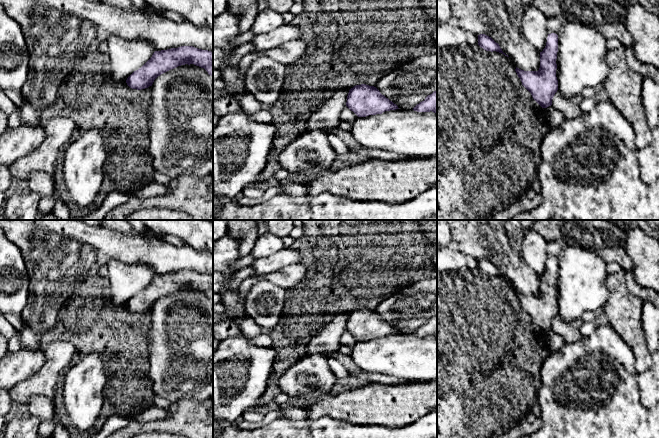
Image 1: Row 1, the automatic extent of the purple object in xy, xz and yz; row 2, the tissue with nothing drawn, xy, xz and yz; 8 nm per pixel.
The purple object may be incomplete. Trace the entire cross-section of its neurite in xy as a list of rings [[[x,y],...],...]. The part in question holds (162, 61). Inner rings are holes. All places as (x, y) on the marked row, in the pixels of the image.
[[[181,46],[155,51],[152,57],[126,80],[132,89],[145,89],[152,86],[161,74],[185,64],[194,64],[204,68],[213,77],[213,52],[193,46]]]

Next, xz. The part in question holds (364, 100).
[[[366,84],[356,85],[349,90],[346,106],[358,117],[382,114],[385,111],[399,109],[376,87]]]

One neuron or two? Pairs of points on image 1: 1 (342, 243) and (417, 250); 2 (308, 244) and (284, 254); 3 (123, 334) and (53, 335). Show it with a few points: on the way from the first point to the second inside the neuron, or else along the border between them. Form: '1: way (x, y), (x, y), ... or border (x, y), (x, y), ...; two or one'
1: way (361, 251), (398, 252); one
2: border (291, 247), (300, 251); two
3: way (106, 327), (70, 327); one

